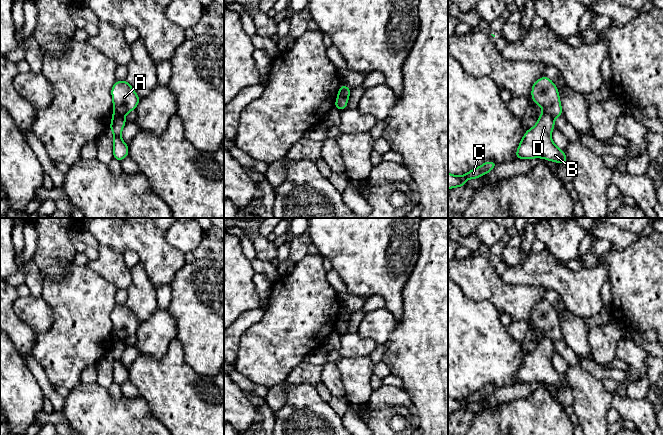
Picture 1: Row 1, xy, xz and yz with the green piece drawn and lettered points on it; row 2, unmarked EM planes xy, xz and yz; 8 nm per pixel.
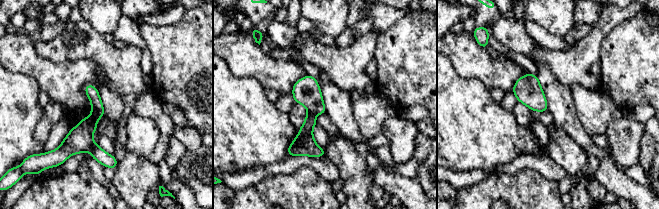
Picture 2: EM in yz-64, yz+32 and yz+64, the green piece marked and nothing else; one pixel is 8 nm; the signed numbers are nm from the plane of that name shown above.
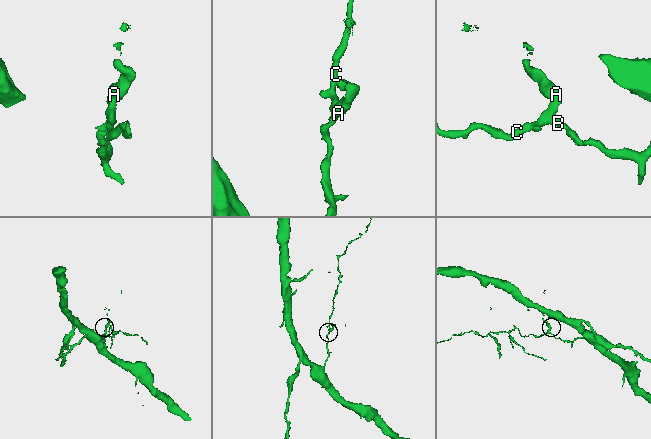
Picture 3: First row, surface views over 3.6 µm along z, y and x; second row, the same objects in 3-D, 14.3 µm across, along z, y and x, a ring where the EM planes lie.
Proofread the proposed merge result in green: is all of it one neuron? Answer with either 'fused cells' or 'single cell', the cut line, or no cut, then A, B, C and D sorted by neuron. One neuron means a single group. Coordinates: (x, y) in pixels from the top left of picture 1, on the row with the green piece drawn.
fused cells; cut xy (113, 115), (123, 116); groups A / B C D

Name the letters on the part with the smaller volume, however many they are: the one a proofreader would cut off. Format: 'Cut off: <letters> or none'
Cut off: A

